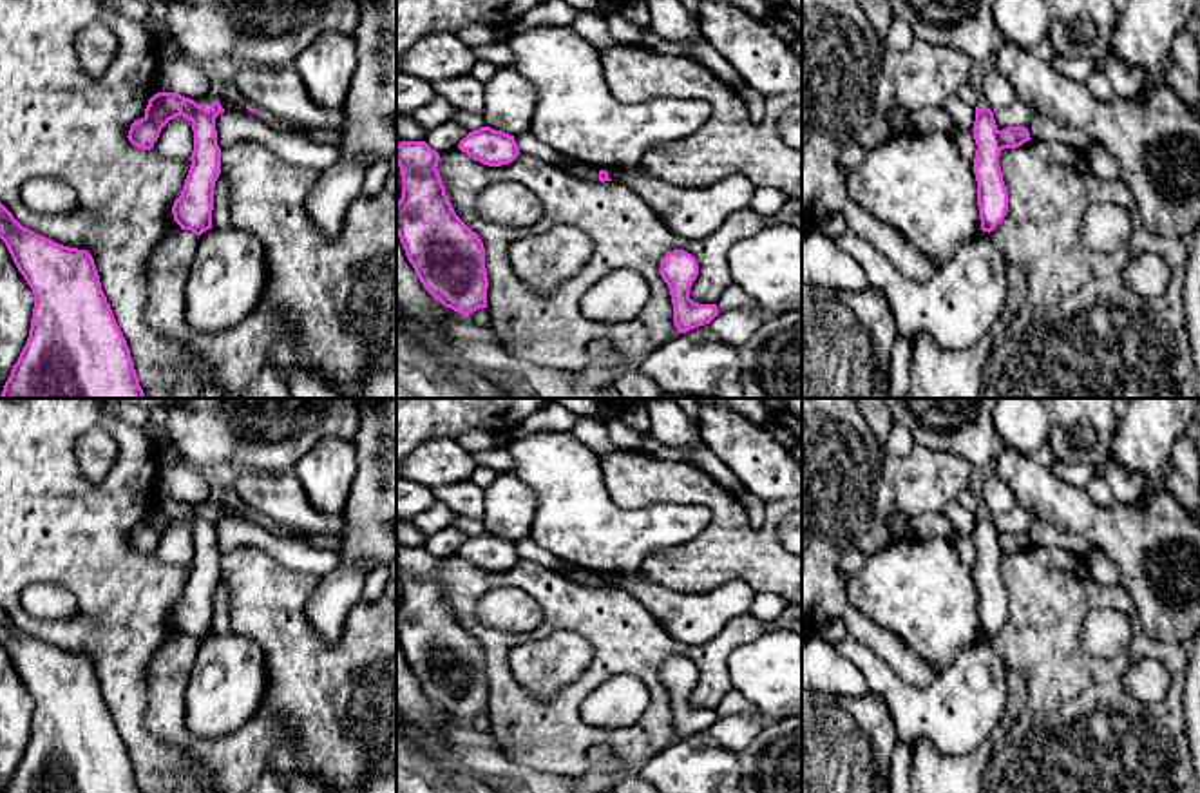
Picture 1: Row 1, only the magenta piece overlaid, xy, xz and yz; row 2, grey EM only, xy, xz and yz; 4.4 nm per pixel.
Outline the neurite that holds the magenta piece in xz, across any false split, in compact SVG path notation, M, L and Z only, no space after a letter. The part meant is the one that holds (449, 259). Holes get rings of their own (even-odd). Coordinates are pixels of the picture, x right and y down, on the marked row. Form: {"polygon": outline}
{"polygon": "M400 141L396 163L402 176L402 197L396 203L396 234L424 288L445 308L469 315L487 308L485 248L454 212L438 172L440 154L425 141Z"}

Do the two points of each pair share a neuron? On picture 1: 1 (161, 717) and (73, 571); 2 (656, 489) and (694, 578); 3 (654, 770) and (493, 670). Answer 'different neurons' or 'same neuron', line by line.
1: different neurons
2: same neuron
3: different neurons

